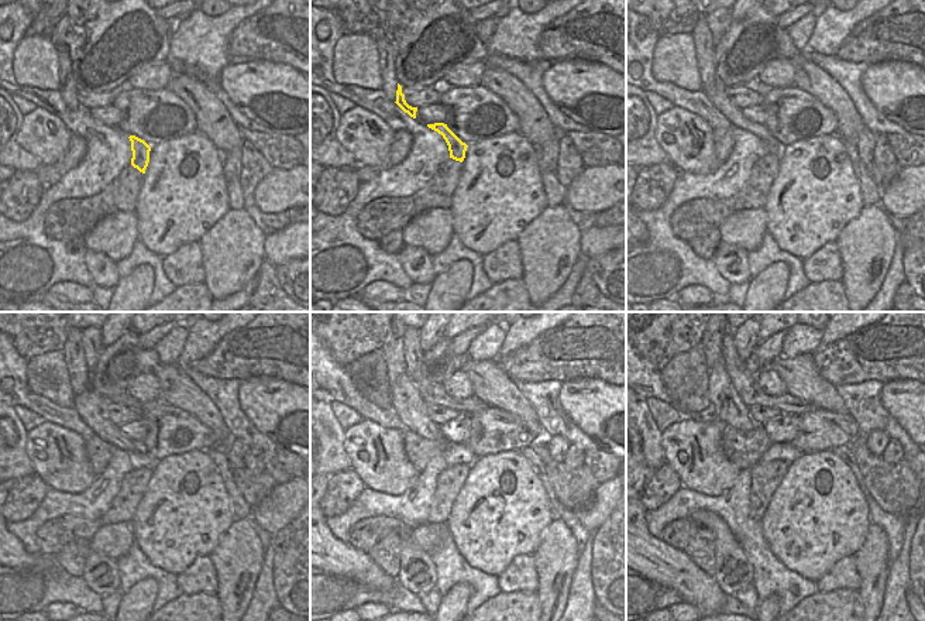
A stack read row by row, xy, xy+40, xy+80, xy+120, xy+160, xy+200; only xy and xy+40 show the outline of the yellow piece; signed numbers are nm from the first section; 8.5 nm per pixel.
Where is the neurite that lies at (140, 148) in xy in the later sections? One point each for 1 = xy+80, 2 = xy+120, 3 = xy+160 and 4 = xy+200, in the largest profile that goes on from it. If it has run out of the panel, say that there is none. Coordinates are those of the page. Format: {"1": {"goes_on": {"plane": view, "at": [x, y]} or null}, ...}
{"1": {"goes_on": {"plane": "xy+80", "at": [718, 96]}}, "2": {"goes_on": {"plane": "xy+120", "at": [90, 407]}}, "3": {"goes_on": {"plane": "xy+160", "at": [411, 408]}}, "4": {"goes_on": {"plane": "xy+200", "at": [728, 408]}}}

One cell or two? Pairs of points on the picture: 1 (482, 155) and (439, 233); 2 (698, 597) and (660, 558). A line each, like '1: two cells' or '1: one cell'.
1: two cells
2: one cell

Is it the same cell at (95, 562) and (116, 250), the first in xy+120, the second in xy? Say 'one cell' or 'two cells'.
two cells

